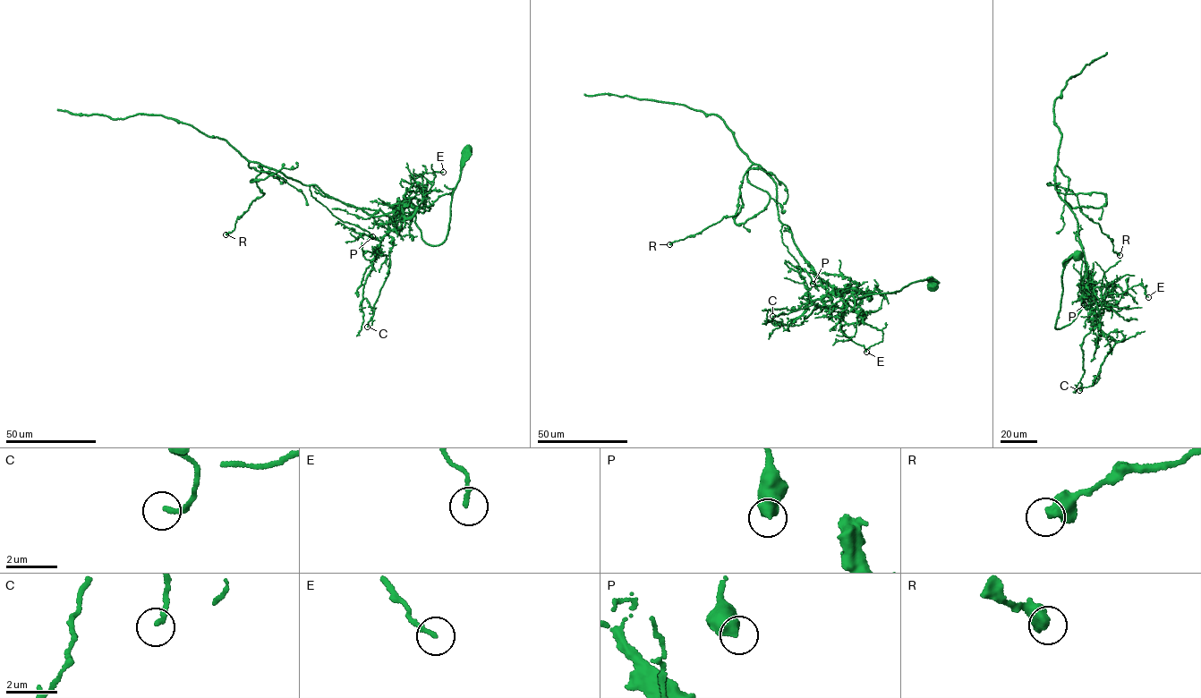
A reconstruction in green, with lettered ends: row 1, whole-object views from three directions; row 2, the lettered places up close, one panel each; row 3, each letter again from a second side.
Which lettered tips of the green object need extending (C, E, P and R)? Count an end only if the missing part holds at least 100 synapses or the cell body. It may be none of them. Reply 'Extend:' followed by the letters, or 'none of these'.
Extend: none of these

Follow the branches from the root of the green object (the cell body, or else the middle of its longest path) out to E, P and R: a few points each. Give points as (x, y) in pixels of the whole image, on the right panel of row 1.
E: (1077, 255), (1063, 270), (1056, 328), (1073, 320), (1082, 296), (1096, 287), (1103, 297), (1140, 284), (1148, 297)
P: (1077, 255), (1063, 270), (1056, 328), (1073, 320), (1082, 296), (1094, 287), (1089, 289), (1077, 224), (1084, 304)
R: (1077, 255), (1056, 328), (1094, 287), (1057, 165), (1071, 207), (1105, 196), (1077, 197), (1120, 255)

